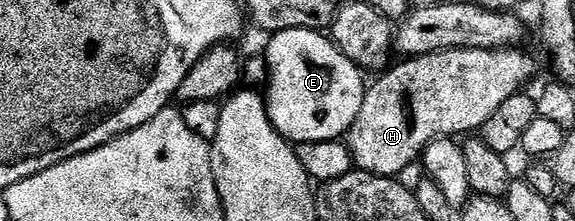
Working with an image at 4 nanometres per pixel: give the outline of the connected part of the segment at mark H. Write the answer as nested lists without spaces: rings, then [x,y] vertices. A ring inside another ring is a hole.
[[[505,48],[503,50],[439,50],[433,54],[426,56],[418,56],[417,58],[404,58],[400,63],[393,65],[379,75],[380,78],[376,83],[369,85],[364,91],[364,99],[362,100],[362,108],[358,112],[358,116],[354,120],[354,124],[349,128],[346,135],[346,145],[352,154],[352,160],[355,169],[365,170],[367,174],[377,174],[379,178],[396,178],[400,173],[411,164],[412,161],[419,159],[423,155],[425,148],[437,138],[443,136],[455,139],[456,134],[461,136],[471,135],[473,132],[479,131],[482,124],[486,124],[486,120],[490,120],[490,116],[494,116],[494,112],[498,112],[498,108],[502,108],[502,103],[510,100],[510,96],[521,93],[525,89],[524,86],[528,82],[528,77],[535,72],[536,66],[532,63],[532,58],[528,54],[523,54],[520,48]]]

